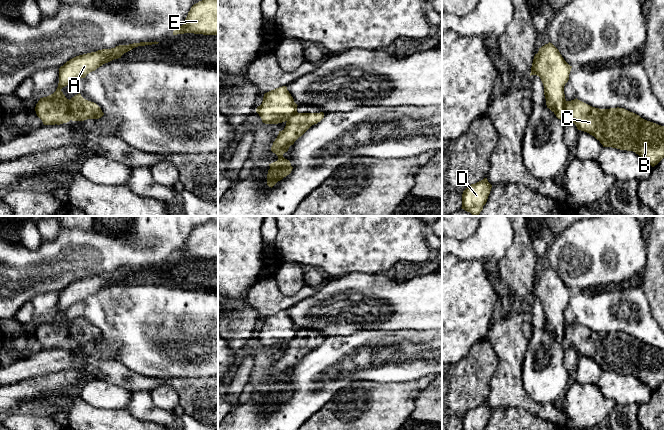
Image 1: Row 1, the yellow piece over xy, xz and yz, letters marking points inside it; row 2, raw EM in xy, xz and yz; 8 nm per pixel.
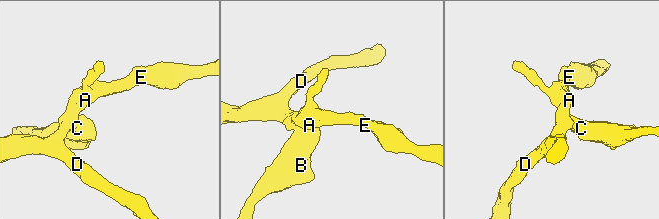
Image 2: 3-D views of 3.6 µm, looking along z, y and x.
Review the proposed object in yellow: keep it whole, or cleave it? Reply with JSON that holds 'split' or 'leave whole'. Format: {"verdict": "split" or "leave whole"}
{"verdict": "split"}

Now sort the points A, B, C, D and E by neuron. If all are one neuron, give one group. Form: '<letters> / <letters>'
A D E / B C

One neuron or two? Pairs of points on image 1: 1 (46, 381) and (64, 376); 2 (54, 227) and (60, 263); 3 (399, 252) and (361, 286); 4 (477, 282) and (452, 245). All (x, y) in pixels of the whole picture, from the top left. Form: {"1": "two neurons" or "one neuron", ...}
{"1": "one neuron", "2": "two neurons", "3": "two neurons", "4": "two neurons"}

